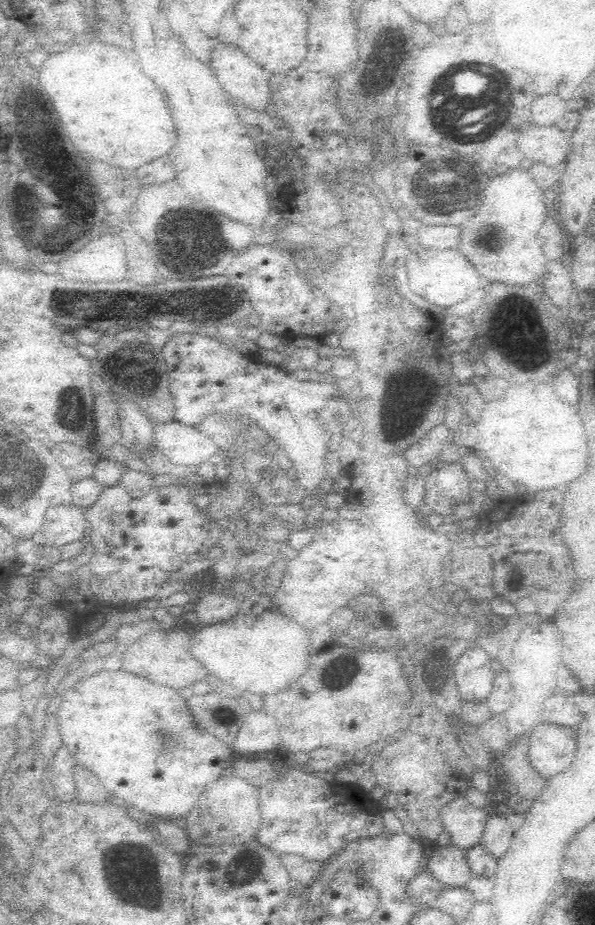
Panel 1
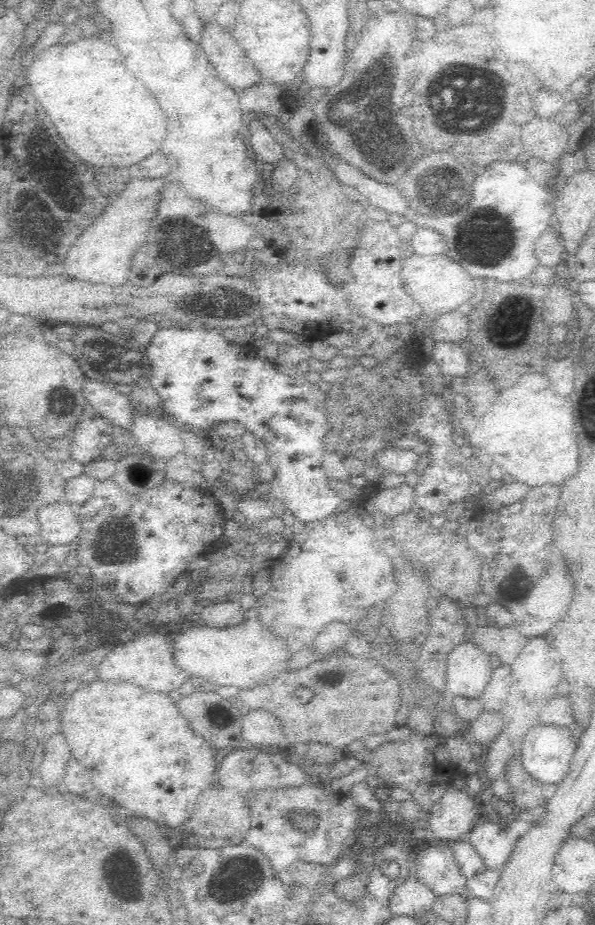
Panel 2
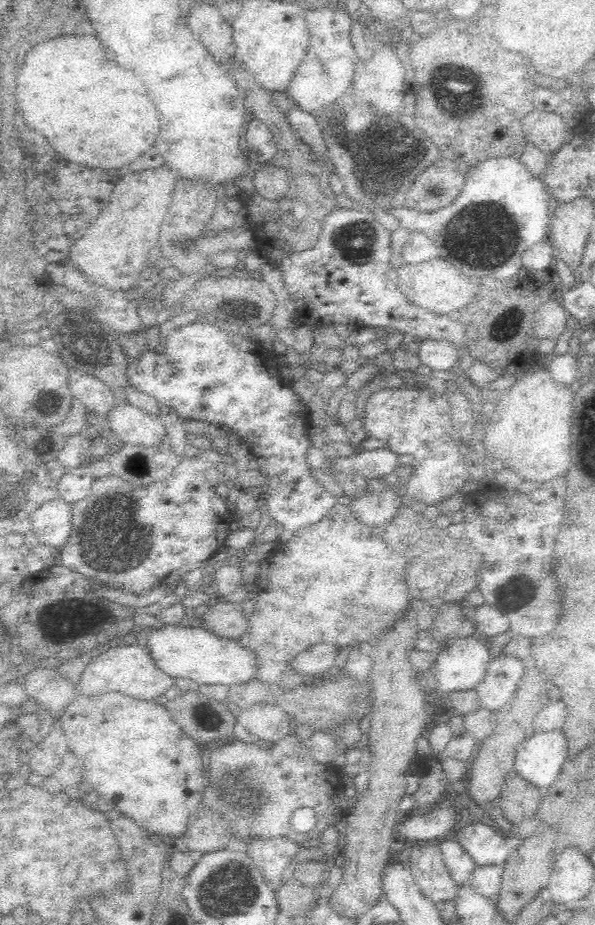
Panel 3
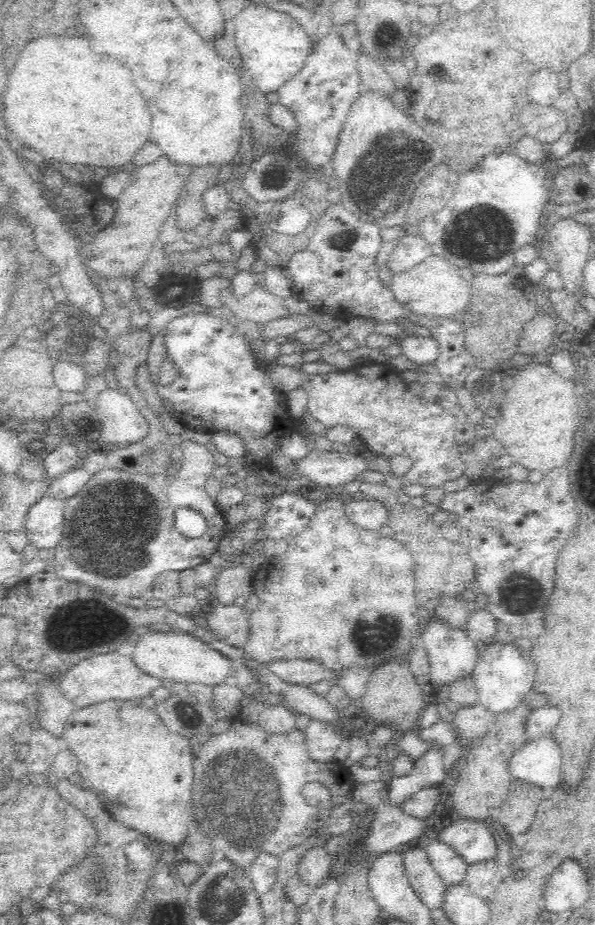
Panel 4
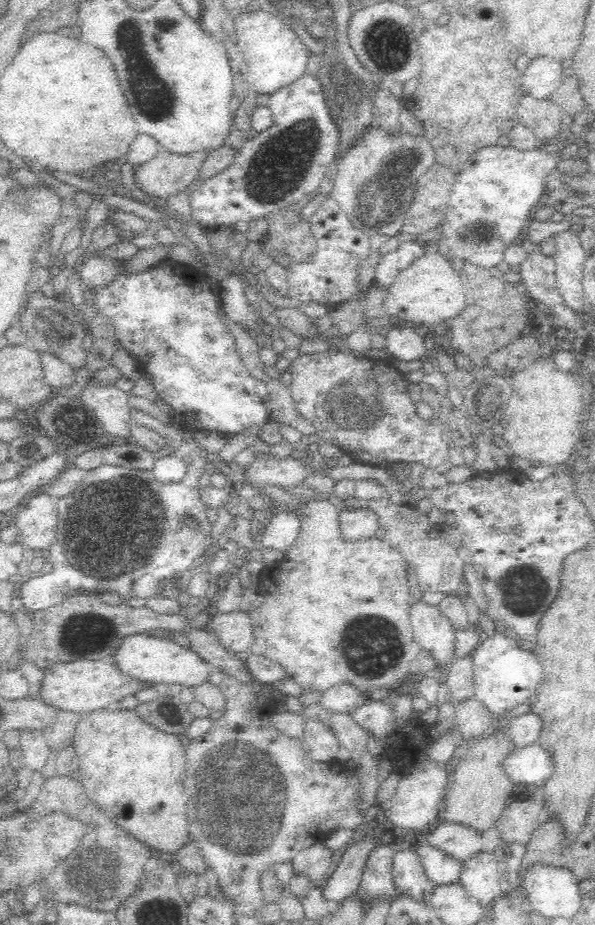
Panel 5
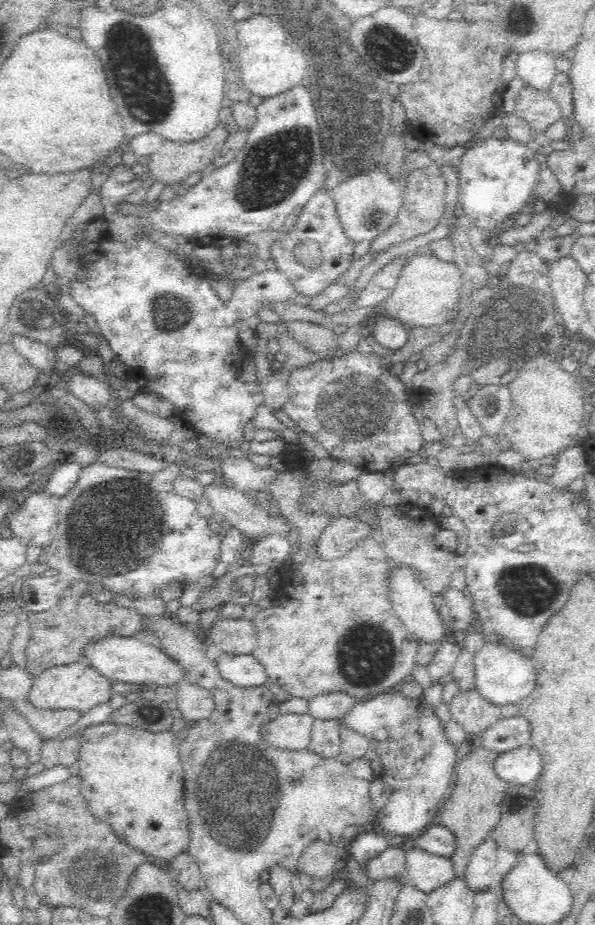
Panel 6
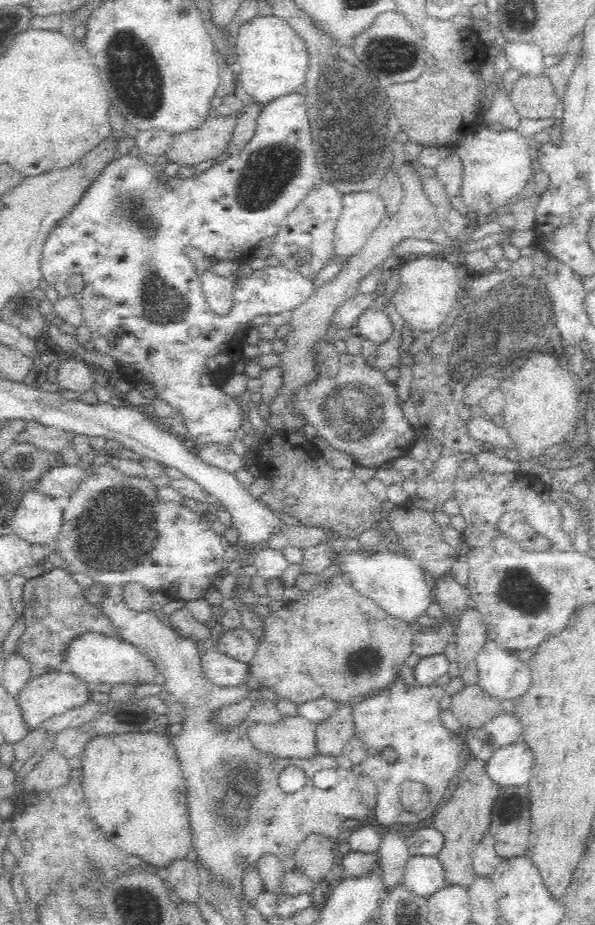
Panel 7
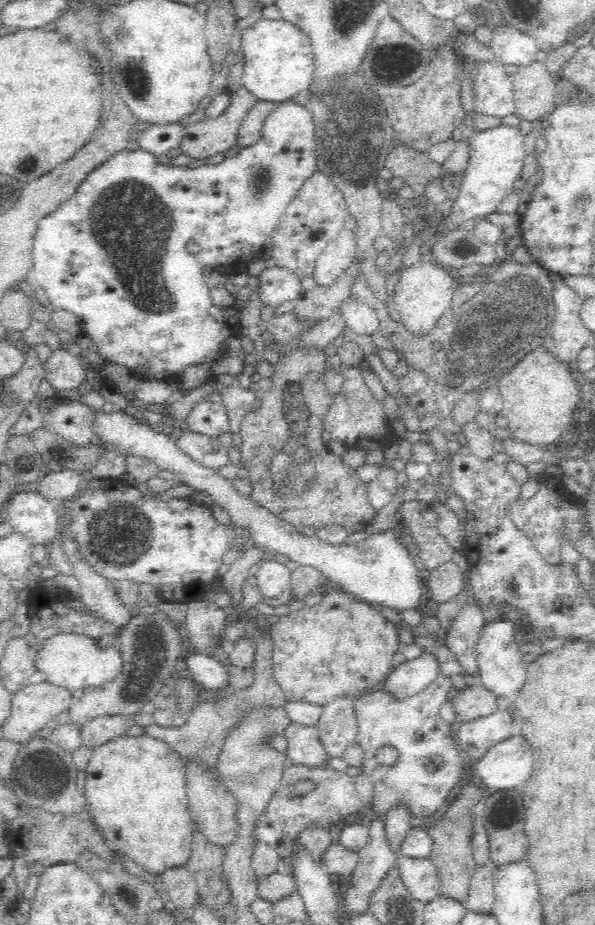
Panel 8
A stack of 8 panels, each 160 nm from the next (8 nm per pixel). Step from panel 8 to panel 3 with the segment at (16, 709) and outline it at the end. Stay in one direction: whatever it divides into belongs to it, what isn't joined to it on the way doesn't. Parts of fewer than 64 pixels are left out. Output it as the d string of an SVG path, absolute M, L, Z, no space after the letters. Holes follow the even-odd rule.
M132 644L132 646L120 646L120 648L112 648L100 656L94 658L94 662L88 664L88 668L84 670L84 676L80 680L78 692L80 694L96 694L96 692L110 692L110 690L120 690L130 696L142 698L142 700L155 700L157 696L164 695L166 690L174 684L174 676L164 674L154 658L148 646L140 646L140 644Z

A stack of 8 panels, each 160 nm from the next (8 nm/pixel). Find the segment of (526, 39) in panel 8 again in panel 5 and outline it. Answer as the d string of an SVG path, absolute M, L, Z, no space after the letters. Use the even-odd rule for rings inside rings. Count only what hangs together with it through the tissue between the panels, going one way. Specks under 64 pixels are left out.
M550 58L534 60L524 72L524 88L538 100L548 100L562 82L562 66Z

